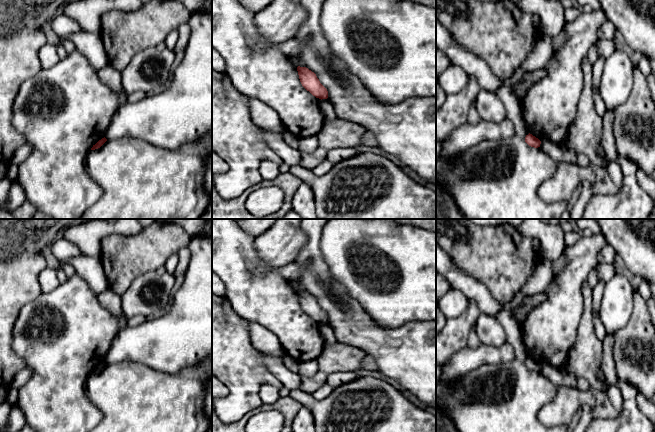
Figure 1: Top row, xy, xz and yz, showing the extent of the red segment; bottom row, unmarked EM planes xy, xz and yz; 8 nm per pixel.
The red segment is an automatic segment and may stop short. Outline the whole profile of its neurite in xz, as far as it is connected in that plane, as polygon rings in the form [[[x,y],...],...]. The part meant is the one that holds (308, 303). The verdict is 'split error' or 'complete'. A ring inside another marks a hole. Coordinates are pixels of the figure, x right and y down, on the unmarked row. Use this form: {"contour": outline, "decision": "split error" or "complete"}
{"contour": [[[297,291],[298,299],[302,310],[309,315],[313,320],[319,323],[327,323],[328,315],[320,307],[316,298],[306,291]]], "decision": "complete"}

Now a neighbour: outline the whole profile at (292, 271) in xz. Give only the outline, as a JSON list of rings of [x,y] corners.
[[[309,259],[302,263],[295,261],[291,264],[278,268],[277,271],[287,281],[292,280],[297,281],[301,272],[307,267],[309,263],[310,263]]]

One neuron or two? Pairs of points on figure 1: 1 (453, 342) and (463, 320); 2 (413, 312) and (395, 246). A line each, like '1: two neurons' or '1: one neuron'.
1: one neuron
2: one neuron

